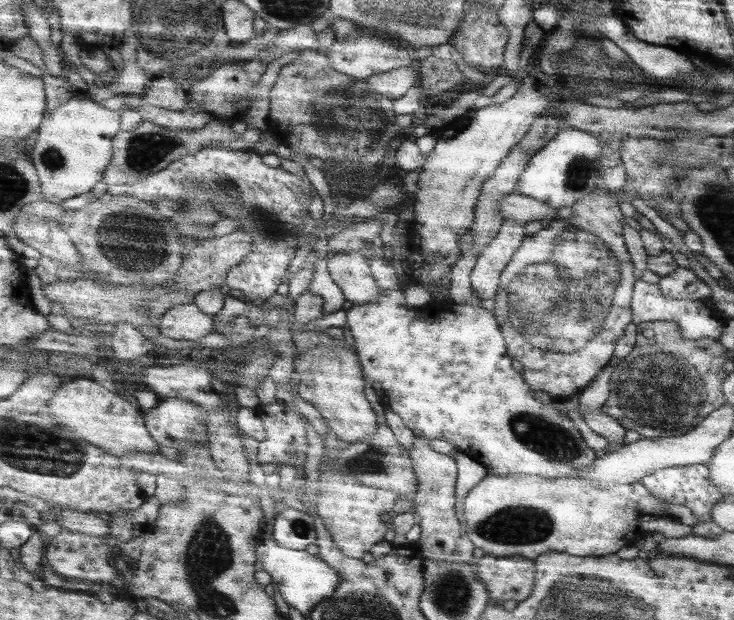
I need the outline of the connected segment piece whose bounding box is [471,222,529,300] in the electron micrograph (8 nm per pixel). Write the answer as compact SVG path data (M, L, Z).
M505 222L495 242L491 242L491 246L481 252L473 270L471 282L477 296L481 296L483 300L495 300L499 296L503 274L509 268L511 260L515 260L519 248L523 248L527 236L529 234L521 224Z

